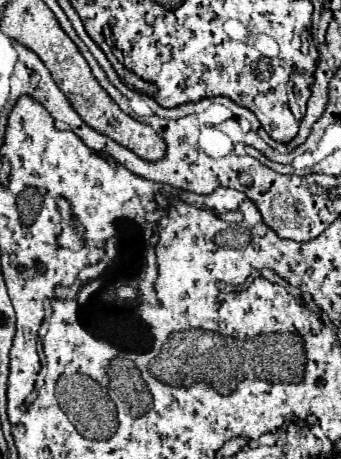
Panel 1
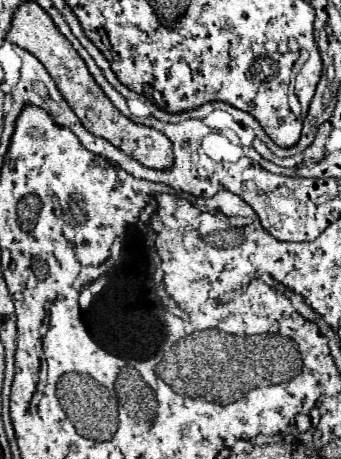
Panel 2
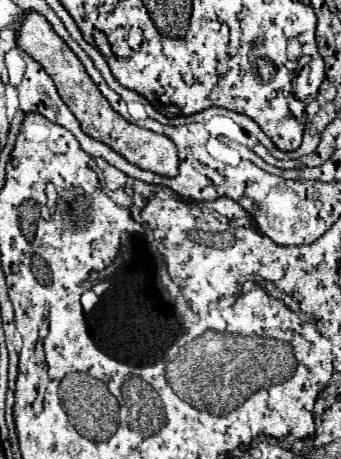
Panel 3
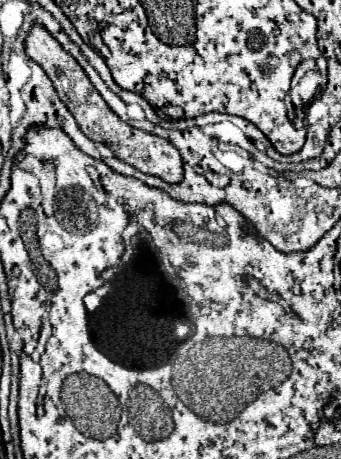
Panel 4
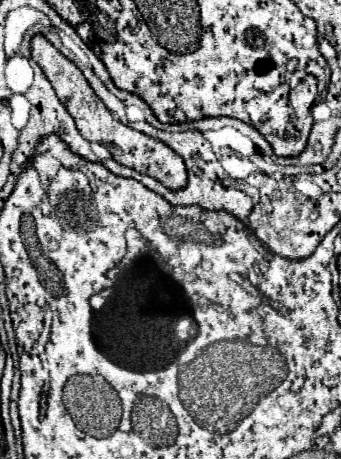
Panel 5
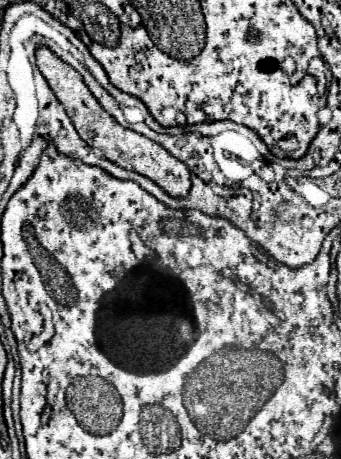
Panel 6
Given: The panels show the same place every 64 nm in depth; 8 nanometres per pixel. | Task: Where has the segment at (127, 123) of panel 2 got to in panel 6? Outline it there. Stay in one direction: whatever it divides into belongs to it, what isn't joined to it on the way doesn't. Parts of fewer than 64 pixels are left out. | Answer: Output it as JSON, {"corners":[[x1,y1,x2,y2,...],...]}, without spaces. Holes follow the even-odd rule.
{"corners":[[38,48,36,50,36,64,42,72,42,76,48,80,52,92,56,94,56,98,60,100,60,104,64,106,64,110,68,112,68,116,72,118,80,138,94,146,104,150,106,158,112,160,114,164,126,168,126,170,134,170,138,174,148,176,150,180,154,180,160,188,164,188,170,196,186,196,192,182,190,182,190,170,186,168,184,162,180,162,178,158,174,158,166,148,162,148,158,142,152,142,150,138,120,126,102,106,100,102,92,96,92,92,88,90,88,86,84,84,82,76,68,66,62,58,58,58,50,48]]}

